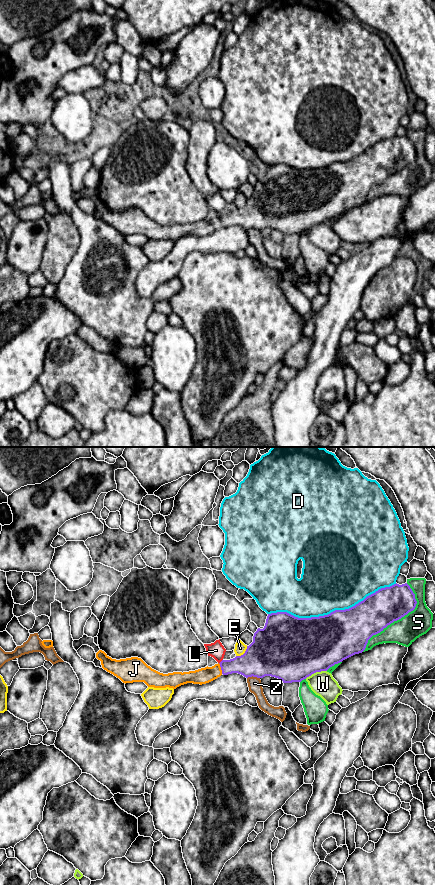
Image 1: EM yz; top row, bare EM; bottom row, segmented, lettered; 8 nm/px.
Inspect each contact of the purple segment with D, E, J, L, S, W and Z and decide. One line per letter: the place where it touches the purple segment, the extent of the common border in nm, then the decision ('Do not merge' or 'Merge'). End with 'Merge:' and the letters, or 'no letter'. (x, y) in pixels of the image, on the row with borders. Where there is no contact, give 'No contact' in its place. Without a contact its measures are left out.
D: Touches purple at yz (333, 611). Shared border 1050 nm. Do not merge
E: Touches purple at yz (244, 653). Shared border 130 nm. Do not merge
J: Touches purple at yz (221, 668). Shared border 90 nm. Merge
L: Touches purple at yz (221, 661). Shared border 50 nm. Do not merge
S: Touches purple at yz (398, 619). Shared border 650 nm. Do not merge
W: Touches purple at yz (315, 672). Shared border 190 nm. Do not merge
Z: Touches purple at yz (253, 676). Shared border 100 nm. Do not merge
Merge: J

